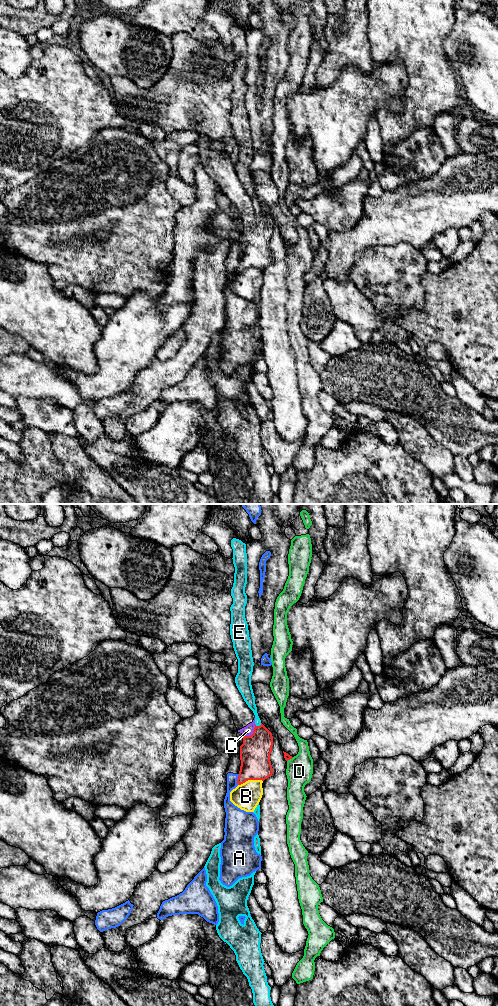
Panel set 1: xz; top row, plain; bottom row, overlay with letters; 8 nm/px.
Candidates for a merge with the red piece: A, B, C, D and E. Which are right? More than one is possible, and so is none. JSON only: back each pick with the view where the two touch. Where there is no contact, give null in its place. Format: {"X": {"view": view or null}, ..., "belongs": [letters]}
{"C": {"view": "xz"}, "belongs": ["C"]}

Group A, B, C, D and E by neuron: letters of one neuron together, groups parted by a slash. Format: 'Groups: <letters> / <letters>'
Groups: A / B / C / D / E

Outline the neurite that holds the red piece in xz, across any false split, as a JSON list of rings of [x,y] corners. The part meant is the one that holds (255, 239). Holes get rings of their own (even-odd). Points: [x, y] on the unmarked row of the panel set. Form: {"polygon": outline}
{"polygon": [[[199,133],[195,145],[199,149],[200,164],[230,199],[238,220],[243,223],[237,272],[248,268],[264,269],[273,262],[270,249],[272,221],[262,211],[260,214],[255,212],[255,203],[239,180],[235,166],[222,150],[213,150],[211,142],[211,139]]]}

